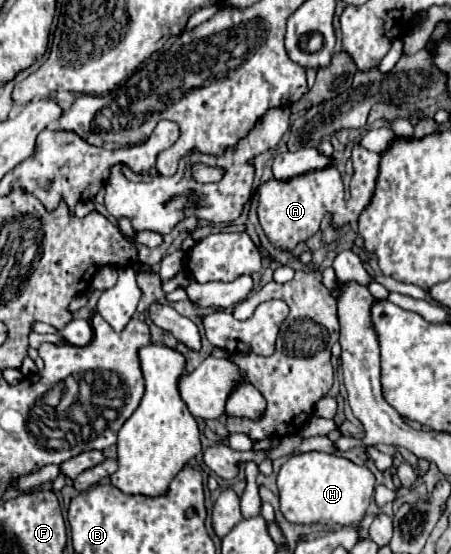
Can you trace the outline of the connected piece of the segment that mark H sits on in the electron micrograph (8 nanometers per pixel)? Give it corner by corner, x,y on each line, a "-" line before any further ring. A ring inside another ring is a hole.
298,453
282,465
278,473
280,489
280,509
284,517
292,523
302,525
358,525
372,501
374,475
368,467
356,465
350,459
332,453

